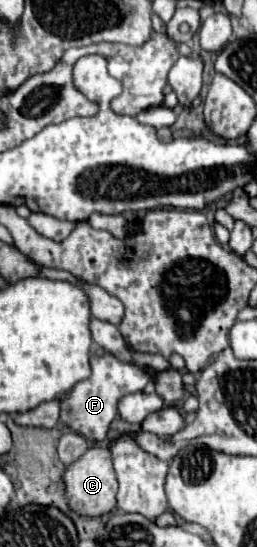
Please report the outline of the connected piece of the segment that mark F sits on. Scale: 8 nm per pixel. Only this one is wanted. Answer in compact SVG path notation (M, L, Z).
M104 354L104 356L92 356L90 358L90 366L92 366L92 374L88 380L78 382L70 396L66 396L66 400L62 400L62 414L60 414L60 422L70 426L72 430L80 432L84 438L88 440L104 440L108 434L108 426L110 422L116 418L116 402L118 398L130 394L130 392L142 392L144 386L152 380L152 376L136 366L136 364L124 364L118 362L112 354Z

